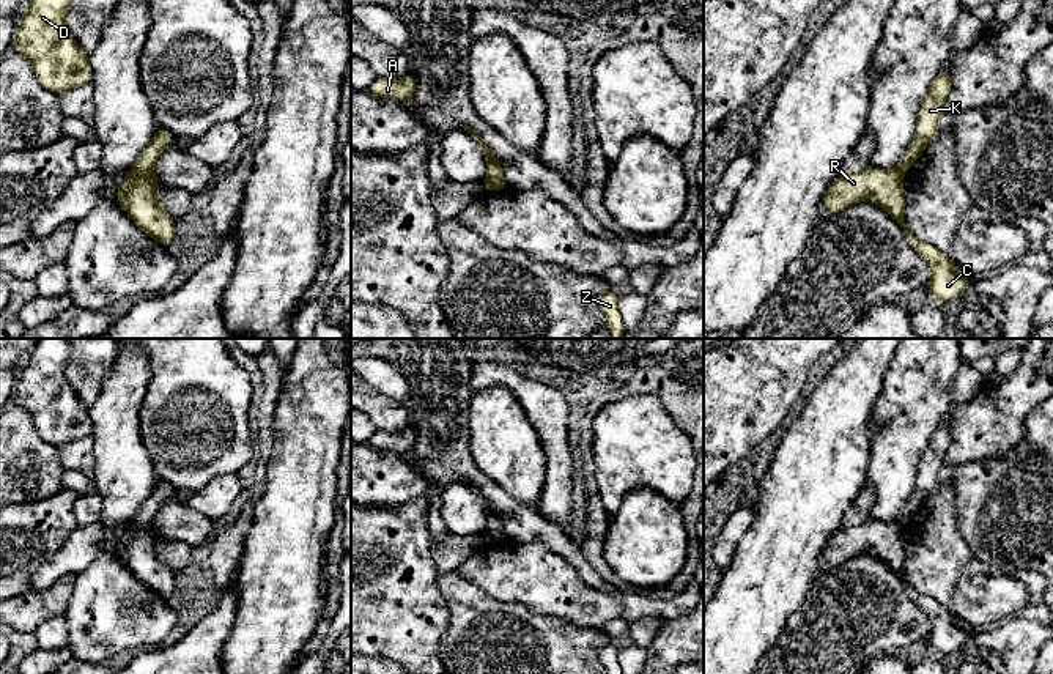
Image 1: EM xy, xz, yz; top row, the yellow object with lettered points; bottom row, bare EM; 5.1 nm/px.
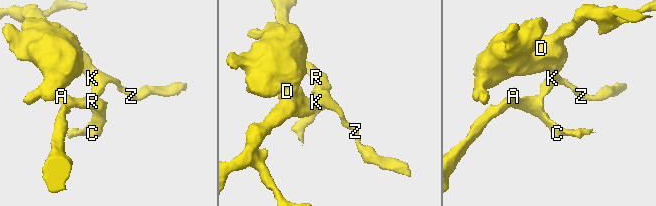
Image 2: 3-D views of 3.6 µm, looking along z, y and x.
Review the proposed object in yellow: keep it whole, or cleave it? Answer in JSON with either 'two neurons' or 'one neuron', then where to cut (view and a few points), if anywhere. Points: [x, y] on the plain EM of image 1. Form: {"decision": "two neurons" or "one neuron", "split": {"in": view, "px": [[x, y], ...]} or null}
{"decision": "two neurons", "split": {"in": "xy", "px": [[133, 522], [151, 525]]}}

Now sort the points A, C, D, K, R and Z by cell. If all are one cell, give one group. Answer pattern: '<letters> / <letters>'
A C R / D K Z

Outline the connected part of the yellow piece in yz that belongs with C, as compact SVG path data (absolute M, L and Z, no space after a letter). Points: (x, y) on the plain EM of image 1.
M869 520L841 528L829 537L822 559L836 567L864 553L877 556L897 573L911 600L926 613L930 625L929 646L933 655L943 658L966 646L973 635L959 625L954 613L932 597L919 594L905 578L903 531L897 521Z

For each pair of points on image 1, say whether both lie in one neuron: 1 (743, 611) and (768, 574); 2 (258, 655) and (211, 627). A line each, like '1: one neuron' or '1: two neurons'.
1: one neuron
2: two neurons

